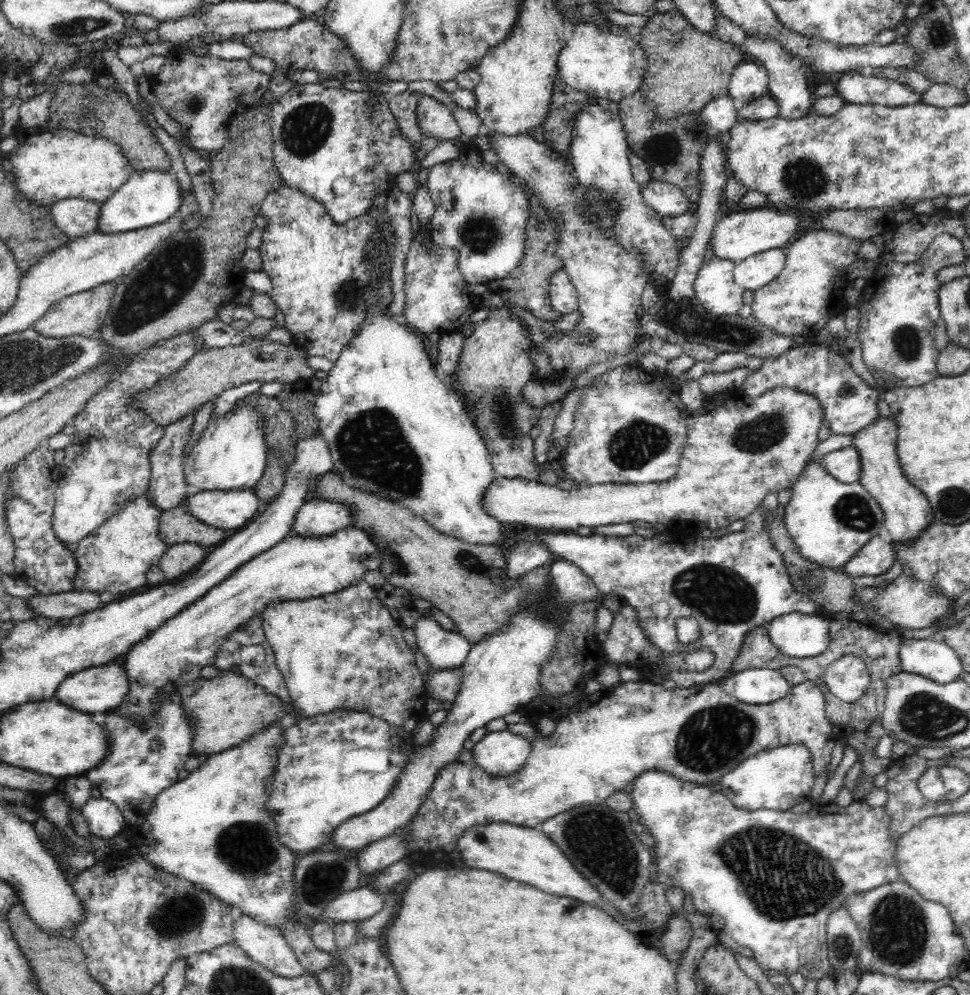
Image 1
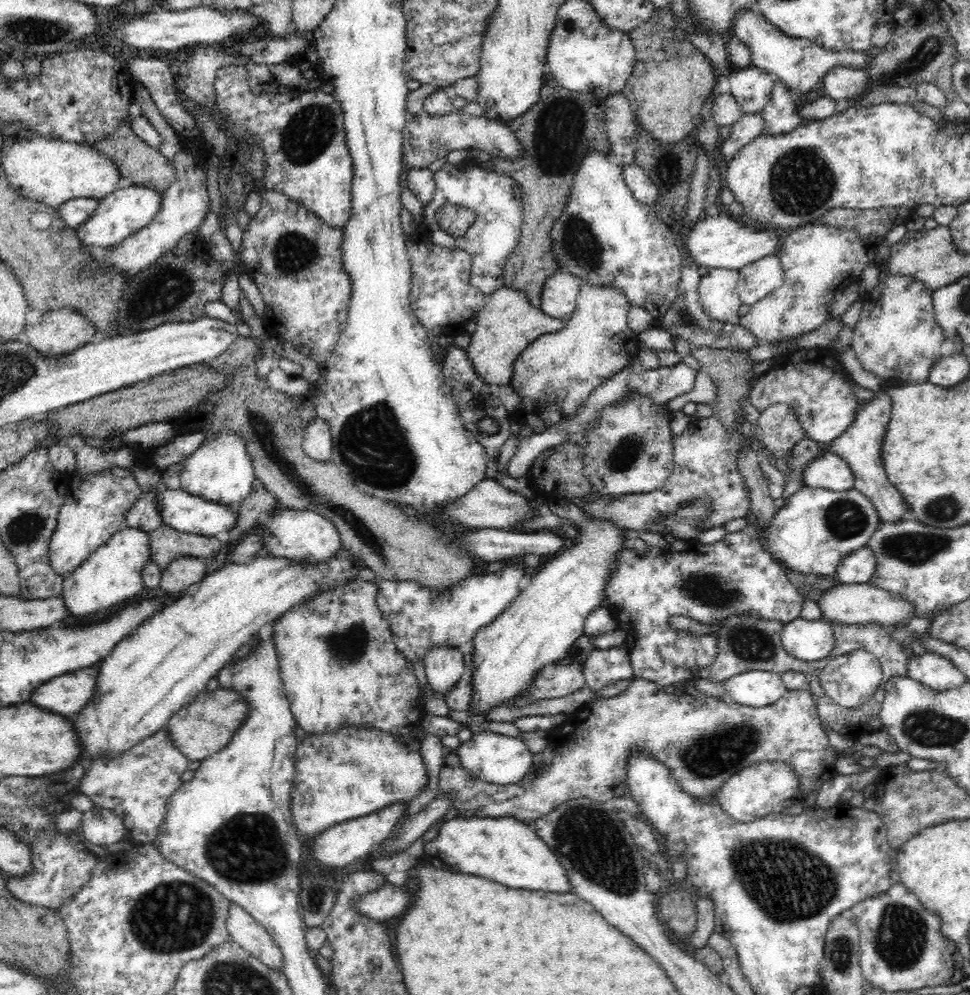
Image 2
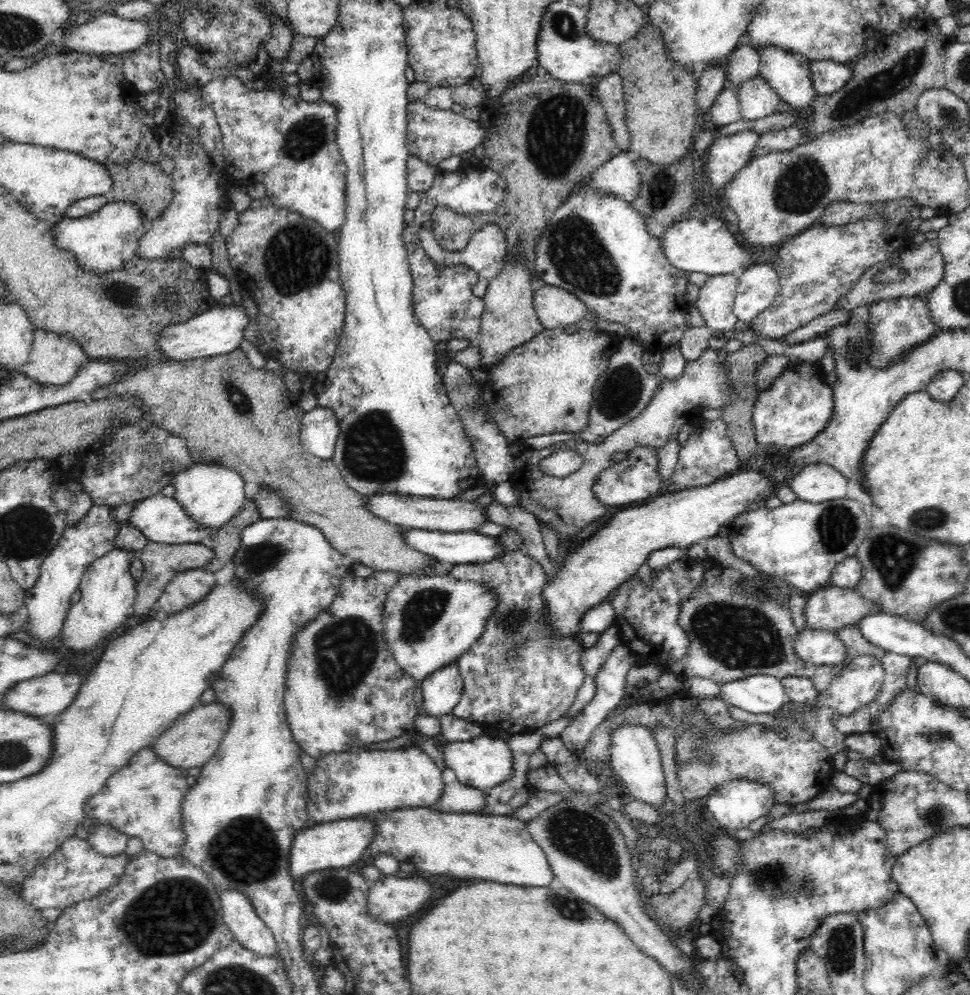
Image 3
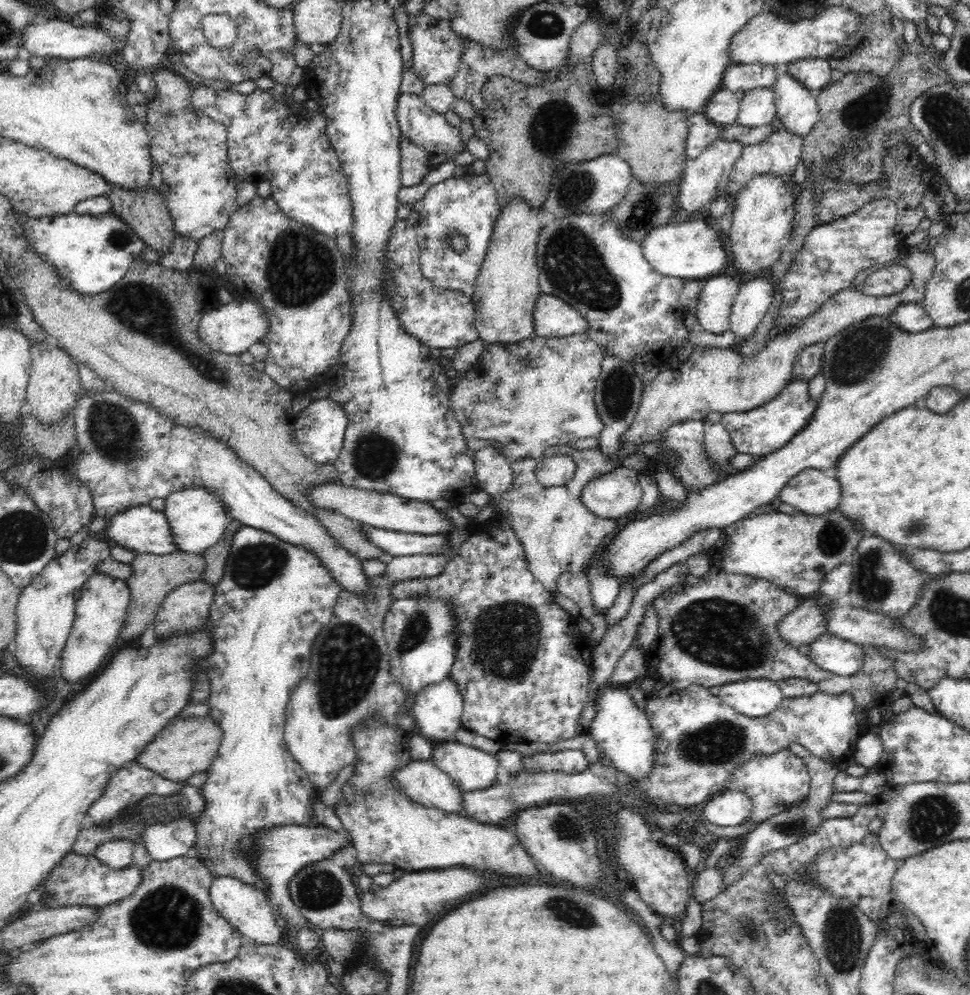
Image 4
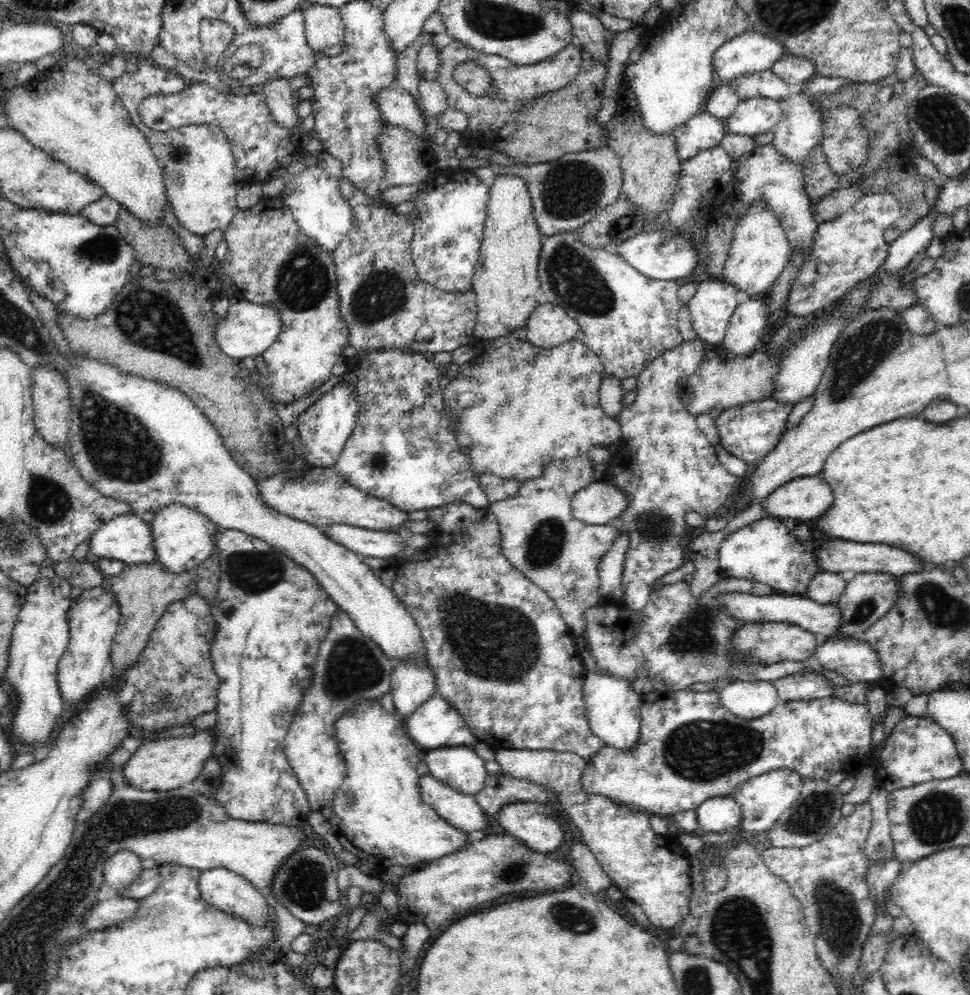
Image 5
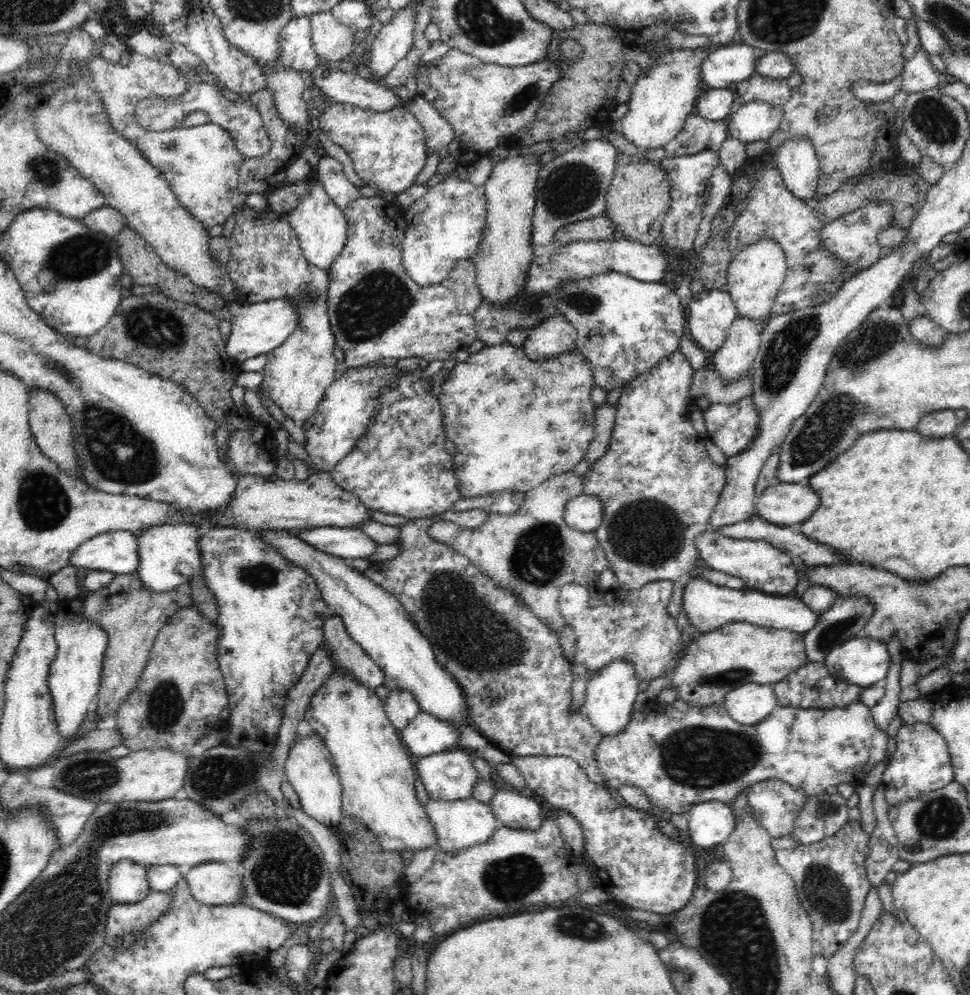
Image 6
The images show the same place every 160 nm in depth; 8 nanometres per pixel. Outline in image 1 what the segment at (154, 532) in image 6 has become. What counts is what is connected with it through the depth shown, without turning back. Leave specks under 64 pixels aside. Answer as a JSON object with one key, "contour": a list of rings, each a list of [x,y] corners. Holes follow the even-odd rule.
{"contour":[[[235,404],[225,416],[215,417],[186,457],[186,482],[202,491],[254,489],[267,465],[264,419],[250,404]]]}

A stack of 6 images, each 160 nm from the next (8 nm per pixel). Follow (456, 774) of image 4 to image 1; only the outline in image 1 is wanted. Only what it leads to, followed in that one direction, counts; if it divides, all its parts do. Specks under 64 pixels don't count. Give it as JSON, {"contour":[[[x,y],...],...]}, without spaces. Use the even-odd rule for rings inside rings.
{"contour":[[[508,729],[486,733],[470,750],[476,764],[492,776],[510,776],[524,768],[532,743]]]}

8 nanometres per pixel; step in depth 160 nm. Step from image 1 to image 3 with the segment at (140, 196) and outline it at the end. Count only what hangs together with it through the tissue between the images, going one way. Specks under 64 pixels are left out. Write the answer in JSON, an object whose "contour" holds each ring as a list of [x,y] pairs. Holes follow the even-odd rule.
{"contour":[[[108,200],[88,216],[77,219],[65,216],[51,228],[53,244],[60,250],[71,251],[77,265],[85,272],[100,276],[114,272],[136,254],[139,240],[147,229],[146,220],[135,204],[131,200]]]}

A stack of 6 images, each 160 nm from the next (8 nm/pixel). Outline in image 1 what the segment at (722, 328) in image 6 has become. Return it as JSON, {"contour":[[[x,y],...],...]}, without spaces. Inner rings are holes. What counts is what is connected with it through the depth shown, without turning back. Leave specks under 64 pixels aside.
{"contour":[[[714,255],[700,264],[695,280],[697,301],[714,316],[736,316],[742,308],[742,290],[735,283],[736,262]]]}

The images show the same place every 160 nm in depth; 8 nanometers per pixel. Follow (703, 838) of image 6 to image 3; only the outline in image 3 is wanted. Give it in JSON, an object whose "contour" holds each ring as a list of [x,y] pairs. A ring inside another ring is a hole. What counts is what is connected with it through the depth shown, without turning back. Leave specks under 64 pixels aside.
{"contour":[[[742,778],[728,780],[704,799],[705,807],[720,827],[748,828],[756,818],[768,814],[775,805],[769,784]]]}

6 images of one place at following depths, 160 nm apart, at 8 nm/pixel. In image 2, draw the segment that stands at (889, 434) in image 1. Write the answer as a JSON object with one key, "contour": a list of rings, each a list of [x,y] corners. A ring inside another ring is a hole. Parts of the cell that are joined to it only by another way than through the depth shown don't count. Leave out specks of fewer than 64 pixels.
{"contour":[[[894,386],[881,387],[881,389],[875,391],[874,398],[867,402],[859,400],[859,405],[855,410],[856,420],[846,428],[846,432],[842,432],[840,437],[823,448],[823,450],[827,449],[844,459],[855,478],[853,488],[872,501],[872,504],[879,512],[880,520],[884,523],[895,523],[897,520],[910,517],[907,504],[898,493],[898,489],[890,484],[888,480],[881,455],[881,442],[886,433],[893,409],[892,400],[885,390],[892,387]]]}

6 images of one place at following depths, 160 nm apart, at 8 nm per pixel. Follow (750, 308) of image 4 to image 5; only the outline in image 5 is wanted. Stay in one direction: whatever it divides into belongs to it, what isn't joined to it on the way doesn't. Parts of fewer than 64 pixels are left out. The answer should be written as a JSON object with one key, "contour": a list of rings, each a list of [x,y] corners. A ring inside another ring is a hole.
{"contour":[[[748,298],[739,304],[732,315],[723,342],[720,344],[722,350],[728,352],[728,356],[744,358],[751,356],[764,342],[766,336],[769,314],[769,303],[767,298]]]}

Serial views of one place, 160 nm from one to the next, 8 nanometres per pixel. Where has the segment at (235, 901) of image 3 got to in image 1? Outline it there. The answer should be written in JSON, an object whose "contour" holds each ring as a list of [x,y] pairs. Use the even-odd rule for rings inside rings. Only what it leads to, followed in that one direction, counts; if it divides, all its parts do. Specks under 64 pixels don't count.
{"contour":[[[242,913],[234,921],[233,941],[250,959],[277,976],[292,979],[307,973],[288,941],[251,915]]]}

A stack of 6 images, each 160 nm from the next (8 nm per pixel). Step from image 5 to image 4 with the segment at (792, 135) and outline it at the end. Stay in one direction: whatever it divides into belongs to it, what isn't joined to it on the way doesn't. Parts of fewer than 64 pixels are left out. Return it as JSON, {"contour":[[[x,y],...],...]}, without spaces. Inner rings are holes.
{"contour":[[[777,66],[776,70],[772,90],[778,120],[790,134],[804,137],[818,120],[816,93],[794,80],[784,68]]]}

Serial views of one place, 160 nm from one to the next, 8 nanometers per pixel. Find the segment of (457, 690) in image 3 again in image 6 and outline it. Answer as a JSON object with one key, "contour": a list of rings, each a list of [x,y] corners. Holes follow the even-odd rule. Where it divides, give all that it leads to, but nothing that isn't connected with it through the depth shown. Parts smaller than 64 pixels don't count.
{"contour":[[[420,711],[400,733],[403,744],[415,760],[459,746],[455,726],[427,712]]]}

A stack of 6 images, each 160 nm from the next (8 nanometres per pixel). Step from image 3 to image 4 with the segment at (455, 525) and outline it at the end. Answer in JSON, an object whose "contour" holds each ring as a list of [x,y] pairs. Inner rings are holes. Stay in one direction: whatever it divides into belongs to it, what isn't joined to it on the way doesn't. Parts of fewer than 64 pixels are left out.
{"contour":[[[334,481],[332,484],[320,484],[308,492],[308,499],[313,506],[322,510],[331,510],[342,514],[346,518],[351,518],[356,522],[374,528],[394,532],[405,532],[416,535],[433,535],[447,532],[450,534],[455,526],[443,514],[441,510],[434,509],[430,503],[420,503],[416,500],[404,499],[400,496],[387,493],[371,492],[350,488],[345,486],[342,481]]]}

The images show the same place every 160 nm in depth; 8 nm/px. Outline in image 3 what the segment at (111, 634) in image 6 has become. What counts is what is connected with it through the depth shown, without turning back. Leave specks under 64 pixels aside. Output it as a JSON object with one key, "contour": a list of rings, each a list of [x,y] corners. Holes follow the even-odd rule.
{"contour":[[[157,542],[146,543],[139,553],[140,560],[144,565],[142,576],[136,583],[136,598],[130,614],[133,616],[146,616],[155,613],[156,602],[160,598],[172,576],[176,572],[184,572],[188,568],[208,567],[209,562],[213,559],[214,551],[209,542],[196,544],[158,544]]]}

